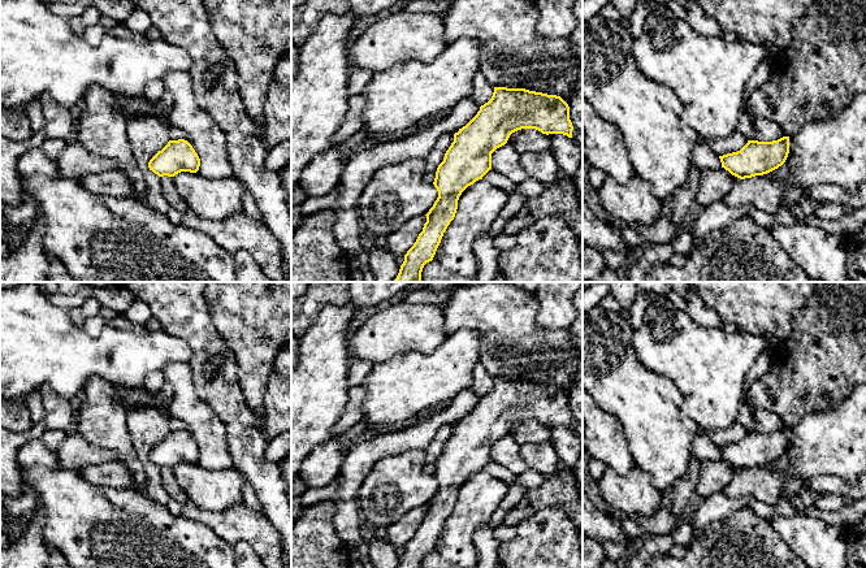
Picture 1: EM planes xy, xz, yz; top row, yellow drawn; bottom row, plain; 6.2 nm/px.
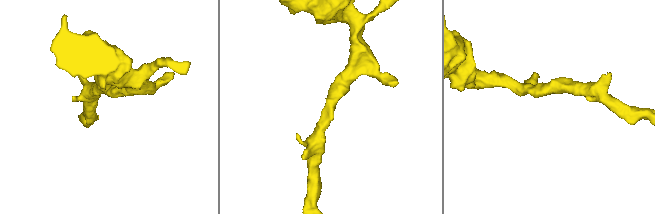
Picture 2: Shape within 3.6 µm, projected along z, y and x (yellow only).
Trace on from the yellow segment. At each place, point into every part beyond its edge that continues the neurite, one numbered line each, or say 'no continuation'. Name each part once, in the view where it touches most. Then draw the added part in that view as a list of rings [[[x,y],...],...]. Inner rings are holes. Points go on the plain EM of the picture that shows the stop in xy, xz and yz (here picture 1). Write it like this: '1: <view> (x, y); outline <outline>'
no continuation

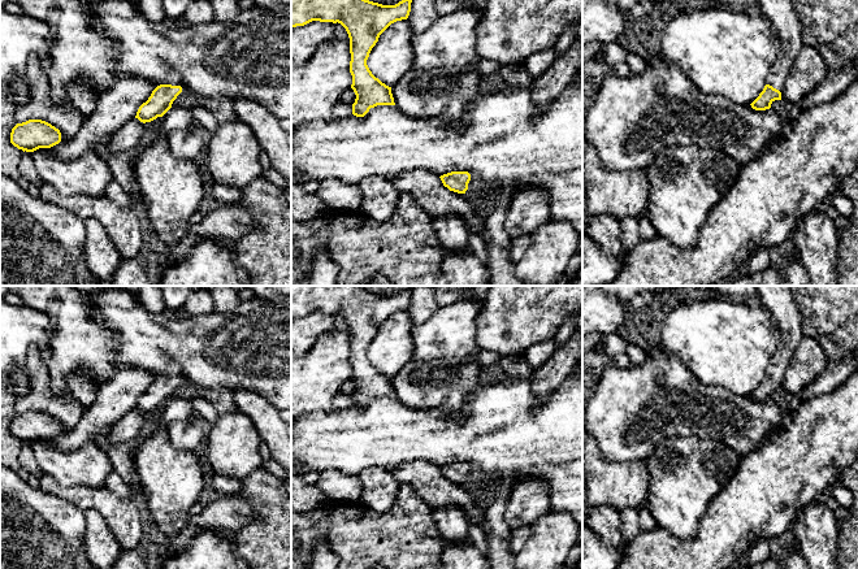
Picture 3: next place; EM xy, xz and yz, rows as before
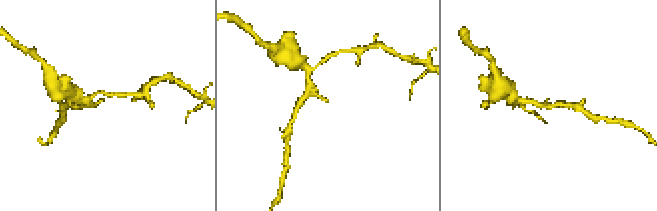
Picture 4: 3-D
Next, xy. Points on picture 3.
1: xy (174, 370); outline [[[172,364],[170,366],[166,368],[164,375],[181,377],[182,370],[181,370],[179,365]]]

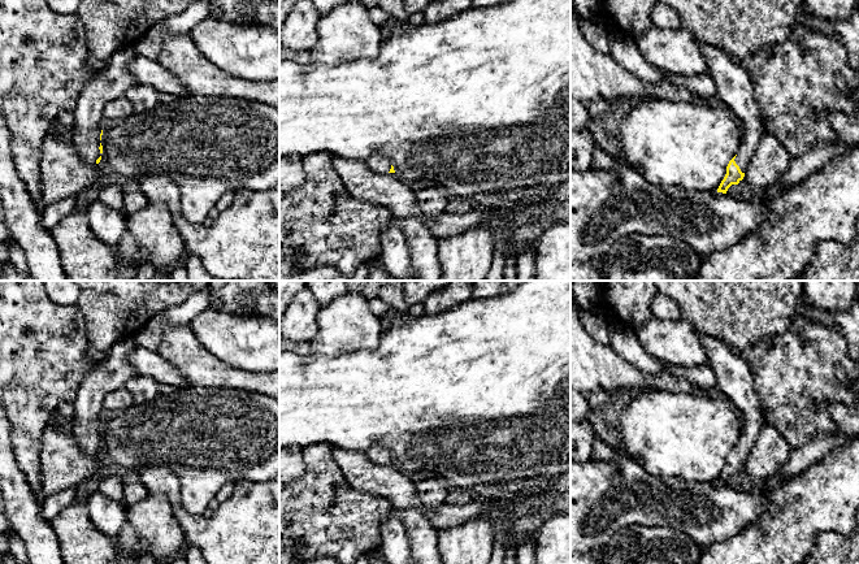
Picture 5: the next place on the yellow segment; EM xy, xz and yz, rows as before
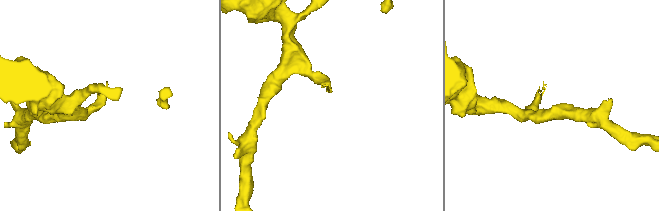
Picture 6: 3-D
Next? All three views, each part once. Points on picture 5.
1: xy (115, 371); outline [[[134,338],[120,339],[113,343],[103,361],[92,366],[74,400],[73,418],[74,437],[82,452],[96,455],[100,444],[100,425],[104,420],[103,402],[109,391],[125,387],[127,381],[138,374],[129,361],[129,353],[136,347]]]

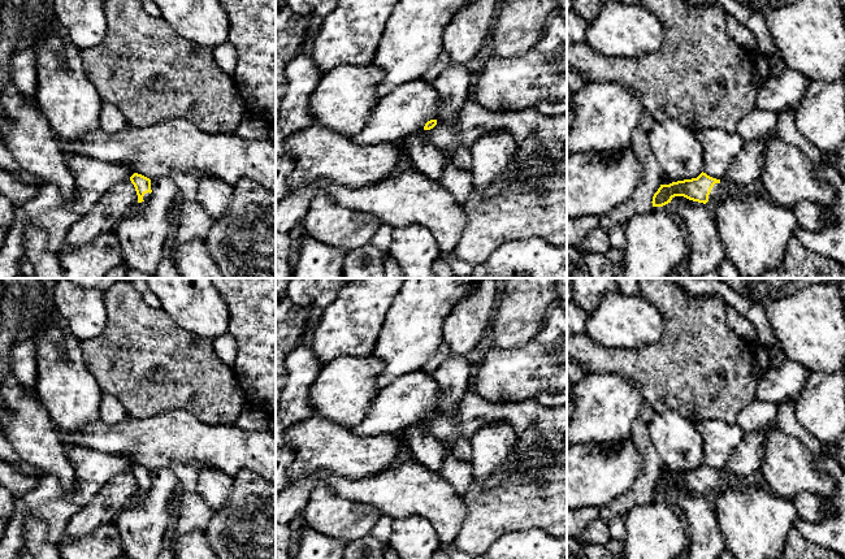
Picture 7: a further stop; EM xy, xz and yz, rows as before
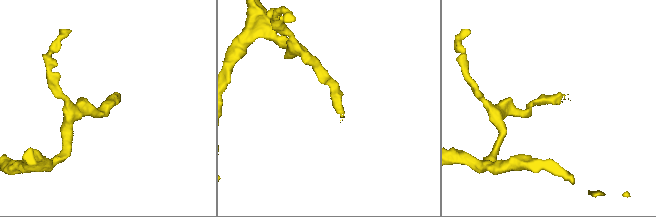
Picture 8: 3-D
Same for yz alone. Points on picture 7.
1: yz (719, 482); outline [[[759,469],[749,476],[736,476],[722,472],[720,474],[715,474],[714,478],[711,480],[708,493],[711,491],[720,493],[727,488],[759,486],[759,482],[762,480],[763,478]]]

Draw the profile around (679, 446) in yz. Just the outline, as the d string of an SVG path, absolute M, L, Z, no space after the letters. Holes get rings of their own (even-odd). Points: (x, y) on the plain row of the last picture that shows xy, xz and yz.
M676 411L655 413L649 425L651 443L660 464L673 472L697 469L702 464L702 439L696 425Z

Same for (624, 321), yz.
M618 291L602 296L598 308L589 315L585 333L603 347L637 350L658 342L663 326L662 311L642 294Z

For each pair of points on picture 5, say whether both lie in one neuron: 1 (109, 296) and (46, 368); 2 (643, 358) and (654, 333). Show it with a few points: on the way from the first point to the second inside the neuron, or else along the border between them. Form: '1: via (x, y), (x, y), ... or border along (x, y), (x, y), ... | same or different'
1: border along (77, 303), (83, 317), (85, 334), (99, 351) | different
2: border along (634, 330), (640, 345), (663, 361) | different

